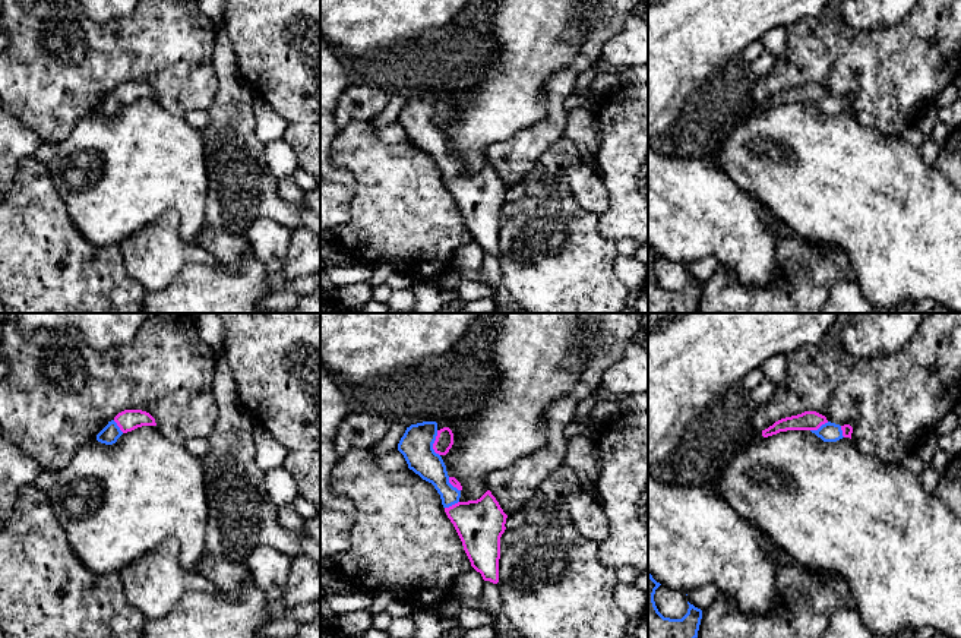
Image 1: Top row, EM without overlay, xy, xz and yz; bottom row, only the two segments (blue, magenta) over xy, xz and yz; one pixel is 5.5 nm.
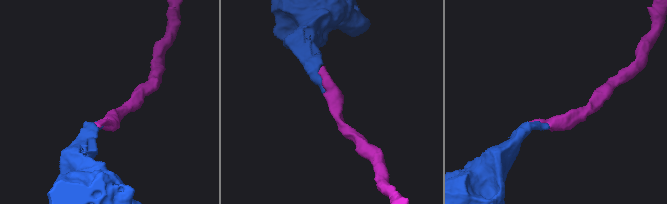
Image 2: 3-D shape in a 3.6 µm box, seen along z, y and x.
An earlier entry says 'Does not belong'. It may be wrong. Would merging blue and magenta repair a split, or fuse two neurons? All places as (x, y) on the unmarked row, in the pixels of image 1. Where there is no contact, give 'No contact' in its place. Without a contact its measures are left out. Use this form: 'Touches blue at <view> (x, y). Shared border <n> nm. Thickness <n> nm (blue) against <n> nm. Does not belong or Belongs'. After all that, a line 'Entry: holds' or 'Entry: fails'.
Touches blue at xz (433, 114). Shared border 140 nm. Thickness 180 nm (blue) against 100 nm. Belongs
Entry: fails

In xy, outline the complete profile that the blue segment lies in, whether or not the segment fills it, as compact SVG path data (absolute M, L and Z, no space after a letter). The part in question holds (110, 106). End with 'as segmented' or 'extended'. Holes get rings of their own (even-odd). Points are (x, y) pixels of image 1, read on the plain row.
M124 82L108 94L108 97L97 107L97 113L113 117L123 105L142 98L157 98L155 91L142 82Z | extended

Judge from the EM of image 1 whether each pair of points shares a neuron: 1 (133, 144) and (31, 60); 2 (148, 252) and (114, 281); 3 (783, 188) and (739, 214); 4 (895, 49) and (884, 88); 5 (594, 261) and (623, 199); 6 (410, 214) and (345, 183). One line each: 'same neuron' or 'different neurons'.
1: different neurons
2: different neurons
3: different neurons
4: same neuron
5: different neurons
6: different neurons

